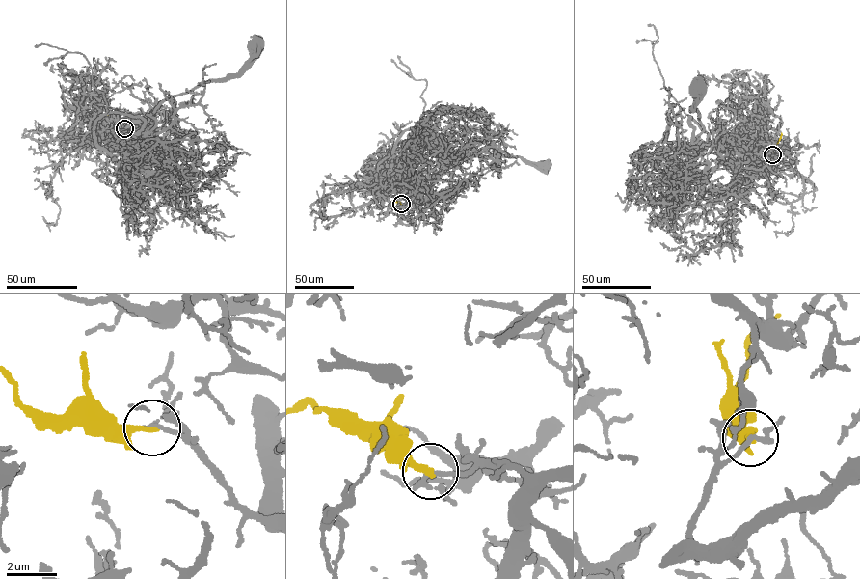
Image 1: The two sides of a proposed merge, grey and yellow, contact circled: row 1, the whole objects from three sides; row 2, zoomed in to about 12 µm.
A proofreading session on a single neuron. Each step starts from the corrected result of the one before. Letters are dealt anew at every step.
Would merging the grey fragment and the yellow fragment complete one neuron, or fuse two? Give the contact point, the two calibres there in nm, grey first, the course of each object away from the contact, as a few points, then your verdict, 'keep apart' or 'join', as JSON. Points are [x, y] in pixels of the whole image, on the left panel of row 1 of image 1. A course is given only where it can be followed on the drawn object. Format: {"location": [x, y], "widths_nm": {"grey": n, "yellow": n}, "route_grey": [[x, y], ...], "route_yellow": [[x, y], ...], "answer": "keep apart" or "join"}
{"location": [124, 128], "widths_nm": {"grey": 170, "yellow": 240}, "route_grey": [[124, 128], [135, 138], [123, 138], [138, 132], [163, 101], [207, 82], [229, 79], [255, 52], [257, 43]], "route_yellow": [[124, 128], [118, 127], [106, 108]], "answer": "keep apart"}

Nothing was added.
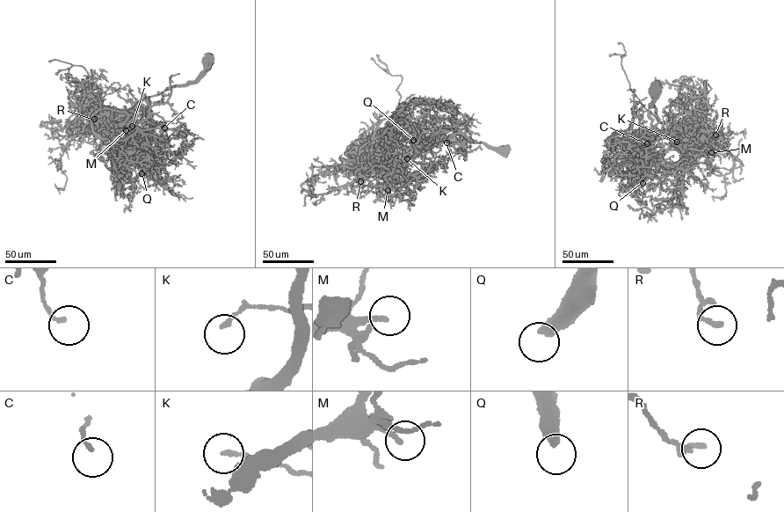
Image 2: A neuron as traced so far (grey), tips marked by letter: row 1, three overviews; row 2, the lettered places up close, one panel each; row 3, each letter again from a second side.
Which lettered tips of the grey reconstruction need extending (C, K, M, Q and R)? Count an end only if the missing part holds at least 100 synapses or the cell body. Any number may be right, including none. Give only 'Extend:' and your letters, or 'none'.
Extend: Q

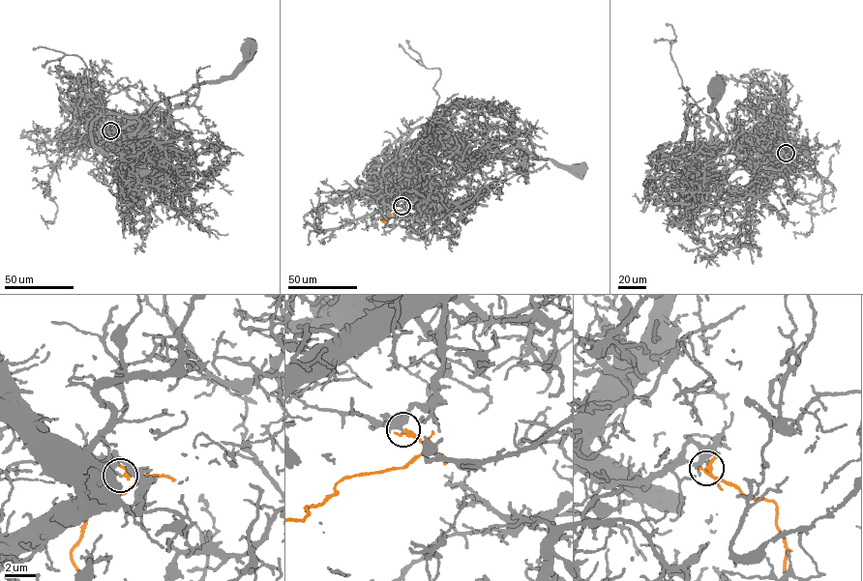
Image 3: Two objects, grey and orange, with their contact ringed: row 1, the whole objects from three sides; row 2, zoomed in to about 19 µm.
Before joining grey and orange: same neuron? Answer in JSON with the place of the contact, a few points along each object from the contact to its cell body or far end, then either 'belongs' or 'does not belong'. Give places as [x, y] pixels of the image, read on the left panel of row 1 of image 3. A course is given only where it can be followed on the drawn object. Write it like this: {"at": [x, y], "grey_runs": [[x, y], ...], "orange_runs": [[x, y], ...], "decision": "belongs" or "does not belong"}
{"at": [110, 130], "grey_runs": [[110, 130], [110, 134], [117, 137], [133, 132], [158, 102], [201, 84], [223, 81], [249, 55], [251, 46]], "orange_runs": [[110, 130], [113, 130], [107, 133], [104, 150], [100, 151]], "decision": "does not belong"}

